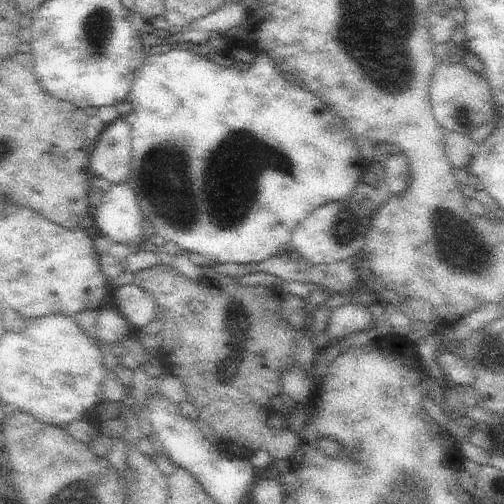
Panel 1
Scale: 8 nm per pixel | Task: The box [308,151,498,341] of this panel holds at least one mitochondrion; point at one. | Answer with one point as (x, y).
(452, 241)

